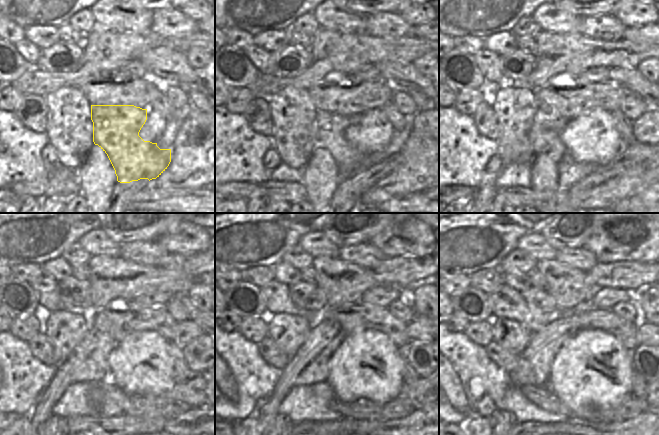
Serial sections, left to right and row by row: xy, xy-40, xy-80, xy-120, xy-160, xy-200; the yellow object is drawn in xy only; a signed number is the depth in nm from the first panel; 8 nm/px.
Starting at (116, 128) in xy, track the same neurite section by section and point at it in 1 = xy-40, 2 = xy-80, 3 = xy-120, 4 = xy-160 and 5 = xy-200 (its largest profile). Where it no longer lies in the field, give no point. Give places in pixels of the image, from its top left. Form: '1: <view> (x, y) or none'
1: xy-40 (332, 126)
2: xy-80 (553, 142)
3: xy-120 (102, 367)
4: xy-160 (324, 368)
5: xy-200 (548, 360)

